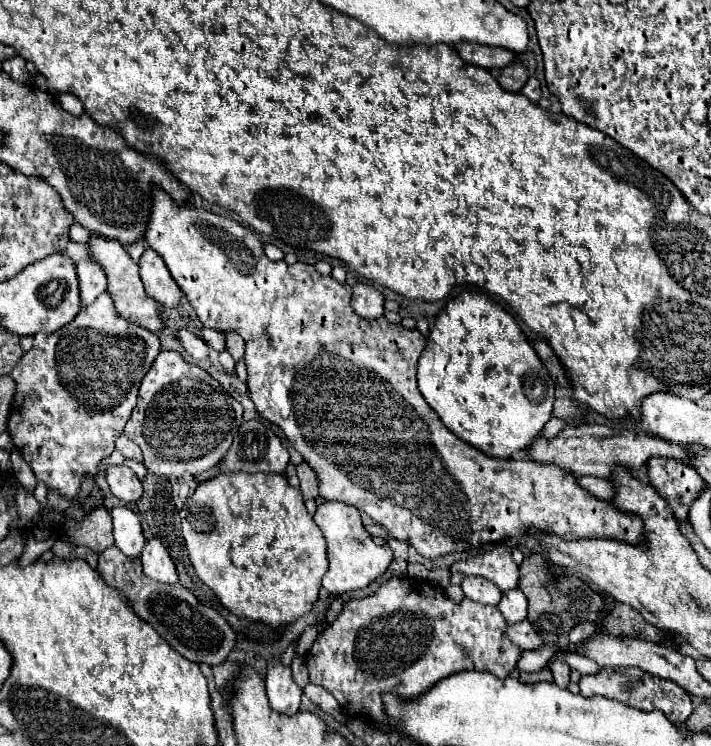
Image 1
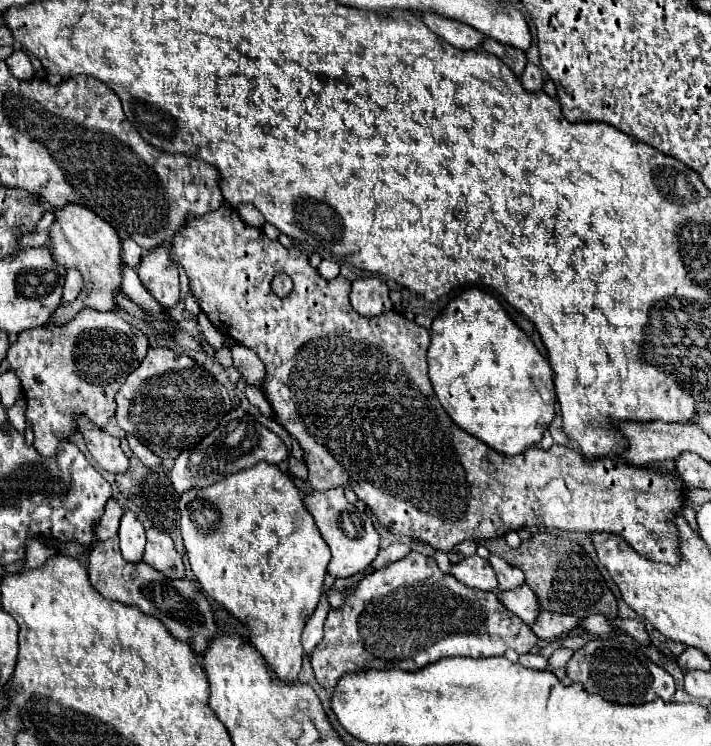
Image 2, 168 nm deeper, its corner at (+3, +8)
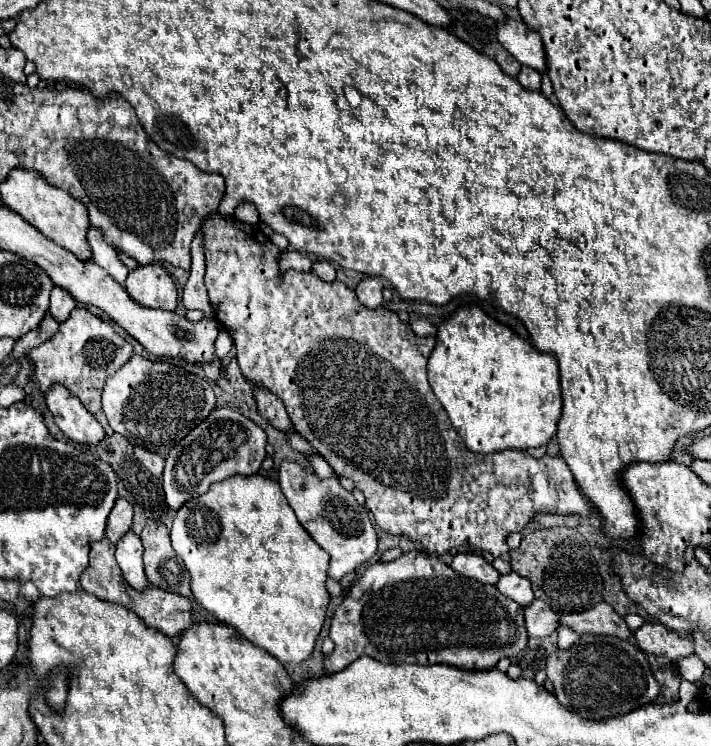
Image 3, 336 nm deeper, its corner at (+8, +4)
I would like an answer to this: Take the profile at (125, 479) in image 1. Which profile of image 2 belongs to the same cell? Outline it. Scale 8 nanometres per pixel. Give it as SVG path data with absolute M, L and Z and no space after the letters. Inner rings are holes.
M75 416L75 424L79 434L85 438L87 450L103 470L121 474L129 468L129 458L123 454L119 438L107 434L103 428L97 428L97 424L89 422L87 416Z

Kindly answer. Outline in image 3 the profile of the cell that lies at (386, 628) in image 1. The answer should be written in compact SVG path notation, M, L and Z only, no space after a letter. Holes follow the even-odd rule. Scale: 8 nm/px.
M406 552L398 560L372 564L336 608L330 620L330 638L334 650L324 656L326 674L344 670L360 656L370 656L384 664L450 664L466 670L488 670L500 658L512 658L528 646L520 604L500 596L494 586L462 578L428 552Z

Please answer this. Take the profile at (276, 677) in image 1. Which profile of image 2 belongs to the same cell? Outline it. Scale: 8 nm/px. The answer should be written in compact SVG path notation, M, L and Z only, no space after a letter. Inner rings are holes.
M261 462L253 468L235 472L213 486L185 492L179 500L179 510L185 550L201 590L249 628L251 644L265 656L281 680L297 680L303 662L303 626L319 604L331 552L311 514L303 508L299 490L291 478L275 464Z

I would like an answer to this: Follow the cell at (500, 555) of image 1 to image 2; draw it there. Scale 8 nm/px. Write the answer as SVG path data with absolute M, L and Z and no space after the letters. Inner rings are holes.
M491 556L489 558L495 572L497 572L497 580L499 580L499 592L505 592L505 590L513 590L517 586L523 586L525 584L525 574L515 568L515 566L509 566L503 558L497 558L497 556Z

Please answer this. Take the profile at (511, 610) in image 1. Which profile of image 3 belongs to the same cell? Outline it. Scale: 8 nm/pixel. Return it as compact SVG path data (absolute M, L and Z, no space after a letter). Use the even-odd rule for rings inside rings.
M534 600L524 606L524 620L528 636L550 636L558 628L558 614L554 614L544 600Z

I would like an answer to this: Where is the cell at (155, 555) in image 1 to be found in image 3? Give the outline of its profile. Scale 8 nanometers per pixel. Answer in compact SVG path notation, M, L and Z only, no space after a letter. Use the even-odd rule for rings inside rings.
M148 520L140 538L144 544L144 570L148 582L168 592L190 598L190 576L184 568L184 562L176 556L170 544L166 526L162 522Z

